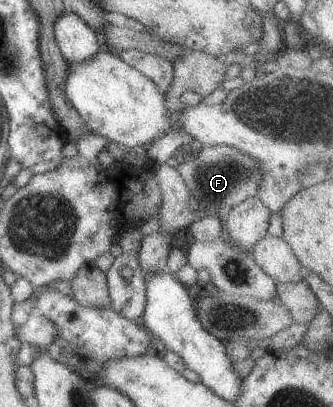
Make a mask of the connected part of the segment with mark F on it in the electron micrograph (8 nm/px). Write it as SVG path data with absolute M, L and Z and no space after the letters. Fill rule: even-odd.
M218 144L214 146L194 146L177 166L182 182L188 189L189 196L198 200L198 218L211 216L224 223L228 213L236 204L247 198L257 198L258 186L262 184L262 172L256 160L248 154Z

